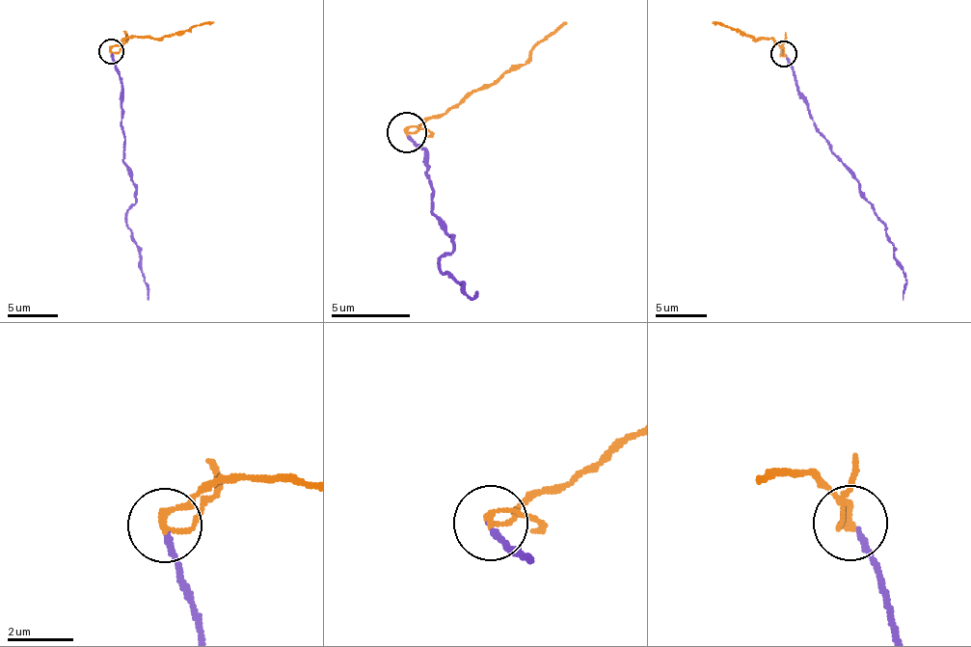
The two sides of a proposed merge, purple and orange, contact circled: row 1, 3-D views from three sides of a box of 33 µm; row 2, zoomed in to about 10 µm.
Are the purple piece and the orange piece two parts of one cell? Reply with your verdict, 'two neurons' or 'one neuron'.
two neurons

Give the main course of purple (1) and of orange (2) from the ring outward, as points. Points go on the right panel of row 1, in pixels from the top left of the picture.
1: (784, 53), (816, 129), (857, 180), (859, 193), (893, 244), (893, 259), (906, 280), (903, 300)
2: (784, 53), (774, 40), (741, 36), (712, 21)

